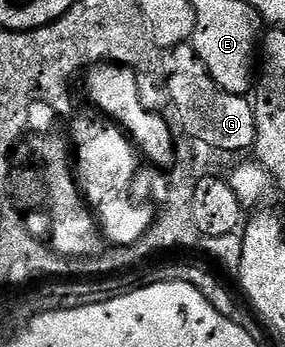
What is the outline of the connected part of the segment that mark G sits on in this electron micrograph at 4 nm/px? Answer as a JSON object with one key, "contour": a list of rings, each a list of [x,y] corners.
{"contour":[[[191,42],[183,43],[177,47],[171,48],[172,69],[170,65],[170,74],[166,79],[166,95],[176,106],[176,115],[180,118],[180,123],[184,126],[184,131],[189,140],[197,138],[206,141],[209,145],[214,145],[215,149],[224,150],[229,153],[236,151],[244,151],[255,148],[256,146],[256,109],[255,106],[245,96],[235,95],[234,93],[226,93],[226,89],[222,89],[214,81],[214,77],[210,77],[210,73],[206,69],[206,65],[202,65],[202,61],[198,57],[198,53],[192,48]]]}

